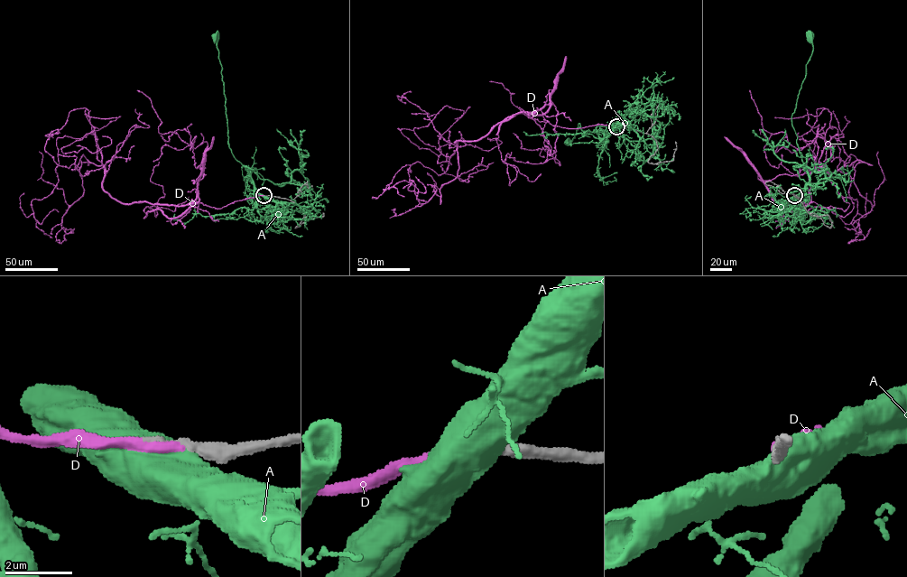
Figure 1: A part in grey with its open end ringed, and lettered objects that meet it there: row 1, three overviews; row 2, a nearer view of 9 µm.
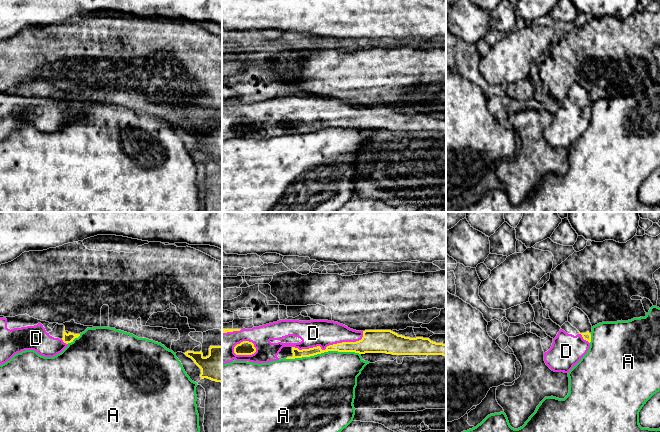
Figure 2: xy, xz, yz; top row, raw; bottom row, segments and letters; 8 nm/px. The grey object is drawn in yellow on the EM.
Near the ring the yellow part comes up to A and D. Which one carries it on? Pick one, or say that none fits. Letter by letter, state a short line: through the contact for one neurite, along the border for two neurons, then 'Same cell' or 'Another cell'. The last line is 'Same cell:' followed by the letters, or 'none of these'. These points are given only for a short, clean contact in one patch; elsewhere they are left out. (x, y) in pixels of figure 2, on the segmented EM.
A: Another cell
D: Same cell
Same cell: D

